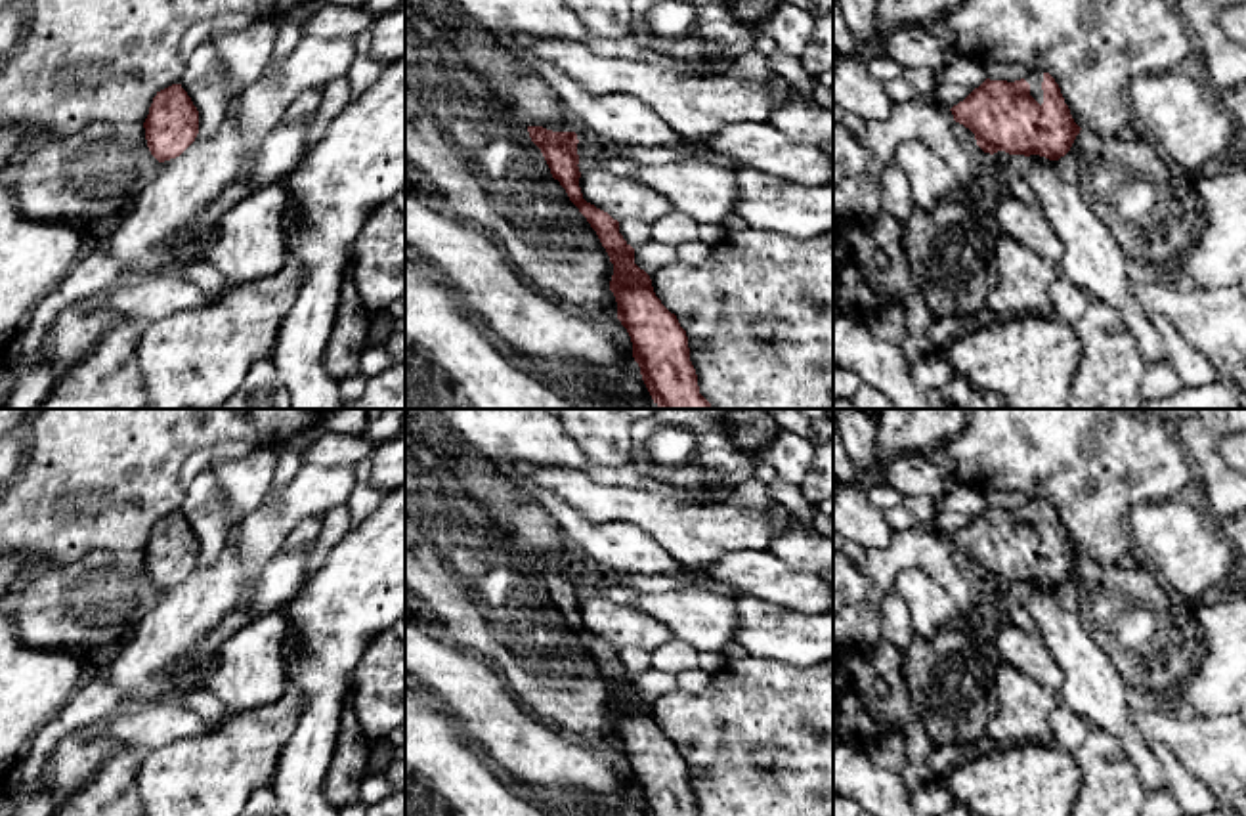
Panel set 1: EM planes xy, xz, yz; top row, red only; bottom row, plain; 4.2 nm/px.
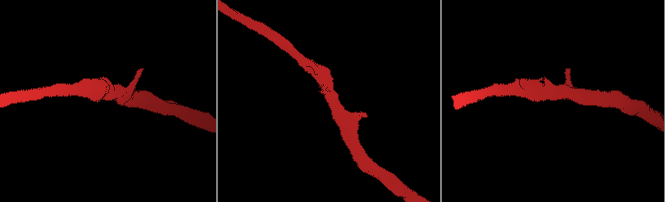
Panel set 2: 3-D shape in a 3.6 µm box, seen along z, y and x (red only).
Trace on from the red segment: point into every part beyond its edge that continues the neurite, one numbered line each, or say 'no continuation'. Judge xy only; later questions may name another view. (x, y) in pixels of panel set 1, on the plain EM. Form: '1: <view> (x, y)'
no continuation

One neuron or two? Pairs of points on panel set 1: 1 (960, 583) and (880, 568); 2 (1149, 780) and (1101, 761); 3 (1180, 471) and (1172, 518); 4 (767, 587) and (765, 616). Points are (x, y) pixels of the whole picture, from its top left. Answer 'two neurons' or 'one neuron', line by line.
1: one neuron
2: two neurons
3: two neurons
4: two neurons

